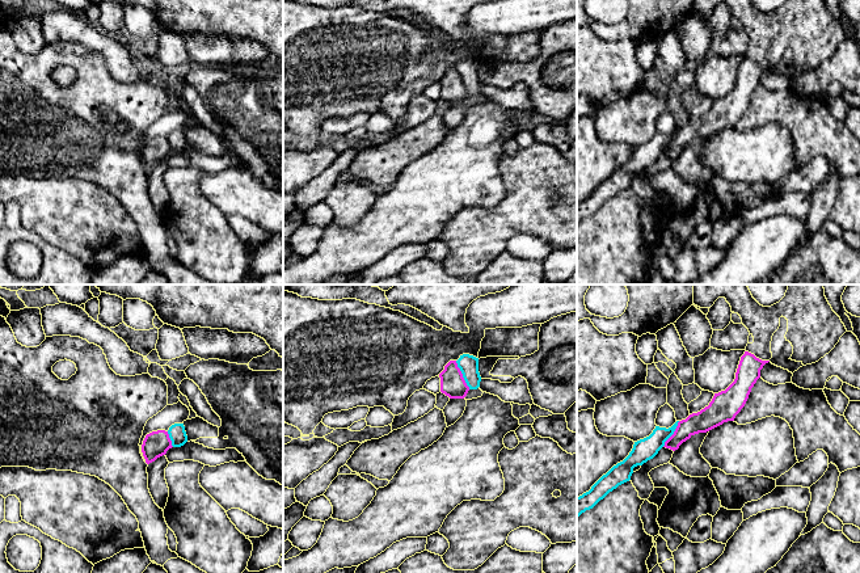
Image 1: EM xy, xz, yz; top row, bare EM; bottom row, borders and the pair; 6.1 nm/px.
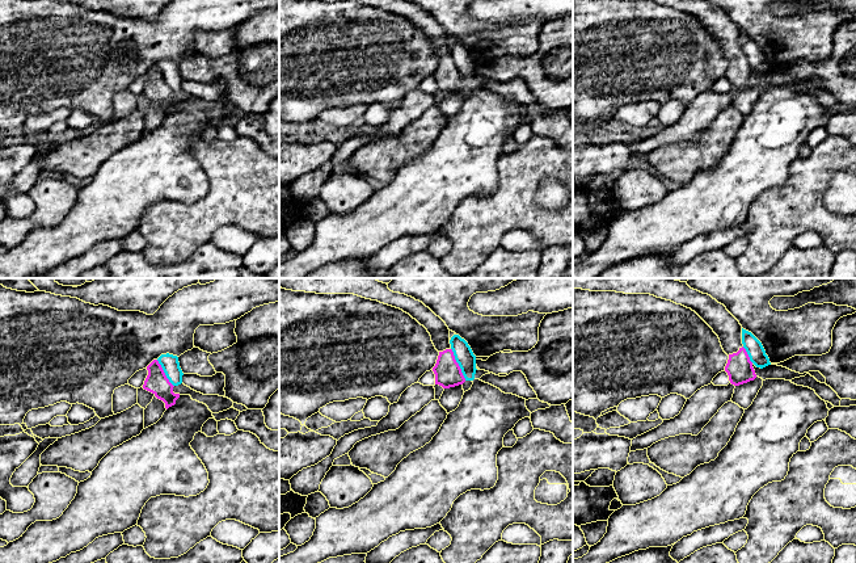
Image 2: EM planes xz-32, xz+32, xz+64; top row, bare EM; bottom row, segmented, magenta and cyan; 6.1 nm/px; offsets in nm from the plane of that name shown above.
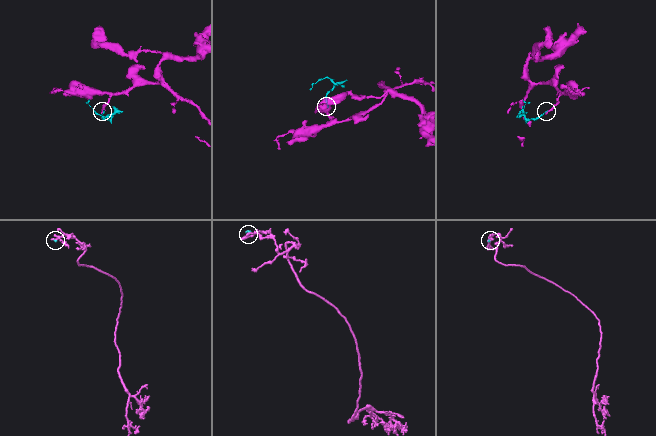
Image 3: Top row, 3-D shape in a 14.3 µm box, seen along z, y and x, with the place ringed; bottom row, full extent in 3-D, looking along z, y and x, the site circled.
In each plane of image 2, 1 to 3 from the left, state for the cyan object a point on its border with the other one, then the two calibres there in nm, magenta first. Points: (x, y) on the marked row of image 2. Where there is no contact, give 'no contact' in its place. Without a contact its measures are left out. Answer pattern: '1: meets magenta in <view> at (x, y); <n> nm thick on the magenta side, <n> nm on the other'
1: meets magenta in xz-32 at (164, 373); 140 nm thick on the magenta side, 110 nm on the other
2: meets magenta in xz+32 at (458, 364); 160 nm thick on the magenta side, 120 nm on the other
3: meets magenta in xz+64 at (747, 354); 160 nm thick on the magenta side, 110 nm on the other

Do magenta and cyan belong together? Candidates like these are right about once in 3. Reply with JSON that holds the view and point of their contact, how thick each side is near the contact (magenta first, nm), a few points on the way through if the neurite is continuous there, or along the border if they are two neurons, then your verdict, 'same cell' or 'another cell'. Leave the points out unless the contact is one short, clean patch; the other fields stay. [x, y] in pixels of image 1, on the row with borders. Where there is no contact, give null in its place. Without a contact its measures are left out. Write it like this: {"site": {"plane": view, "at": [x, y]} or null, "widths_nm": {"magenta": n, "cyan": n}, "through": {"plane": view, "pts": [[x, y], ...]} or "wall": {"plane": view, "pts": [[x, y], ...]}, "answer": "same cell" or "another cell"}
{"site": {"plane": "xz", "at": [462, 375]}, "widths_nm": {"magenta": 160, "cyan": 120}, "wall": {"plane": "xz", "pts": [[455, 361], [469, 388]]}, "answer": "another cell"}

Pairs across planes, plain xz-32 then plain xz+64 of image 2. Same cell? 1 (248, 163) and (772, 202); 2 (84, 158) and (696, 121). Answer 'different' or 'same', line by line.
1: same
2: different

